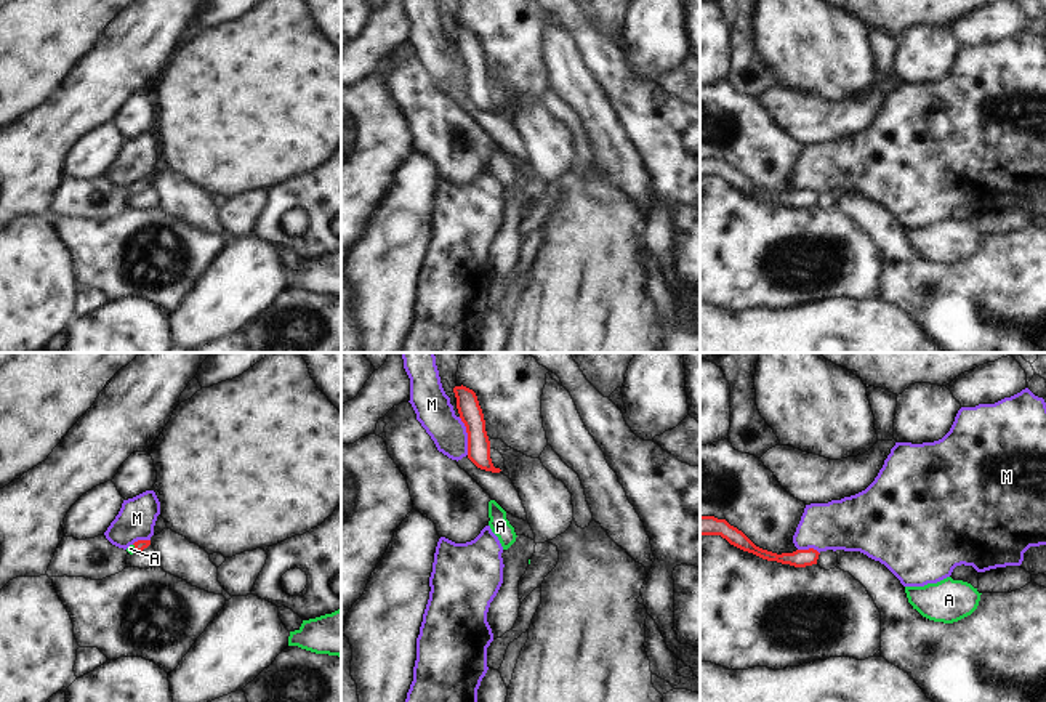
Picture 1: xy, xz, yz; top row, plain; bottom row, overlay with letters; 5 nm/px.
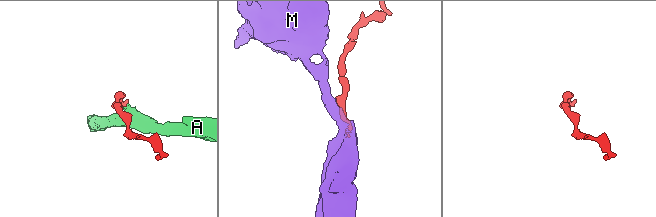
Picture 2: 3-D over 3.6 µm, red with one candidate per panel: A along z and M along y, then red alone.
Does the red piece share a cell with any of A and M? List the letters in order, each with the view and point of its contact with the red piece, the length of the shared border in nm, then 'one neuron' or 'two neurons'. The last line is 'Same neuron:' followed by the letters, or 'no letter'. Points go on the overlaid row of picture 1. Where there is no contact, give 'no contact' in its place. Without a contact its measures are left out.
A: contact xy (135, 548); length 50 nm; one neuron
M: contact xz (468, 436); length 200 nm; two neurons
Same neuron: A

